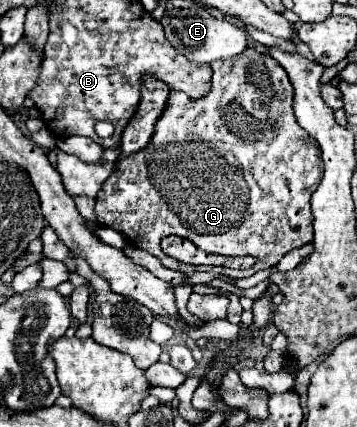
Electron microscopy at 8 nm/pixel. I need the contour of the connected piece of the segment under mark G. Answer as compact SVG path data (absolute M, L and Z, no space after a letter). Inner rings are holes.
M247 49L233 59L211 63L211 67L213 67L213 81L211 81L211 91L205 97L189 99L187 95L181 95L177 91L169 93L169 107L165 107L165 115L161 115L161 119L157 121L157 131L153 135L153 139L149 141L149 147L145 147L145 151L139 151L139 155L129 155L129 159L121 157L121 163L117 163L117 171L113 171L113 175L105 181L101 195L97 195L95 213L97 213L101 225L123 233L127 237L127 241L131 241L135 247L141 247L141 249L149 251L151 255L159 257L159 261L169 269L181 269L183 265L177 263L177 259L173 259L161 251L161 239L167 235L187 237L189 241L193 241L199 249L203 249L207 253L257 257L257 267L249 267L245 271L225 273L233 279L239 279L239 277L249 277L249 275L253 275L265 267L277 265L281 261L281 257L287 255L291 249L313 241L313 215L311 215L311 203L309 201L311 201L313 189L321 181L321 155L319 155L317 141L309 139L309 135L305 135L305 131L301 131L299 123L295 121L291 81L287 77L285 69L273 57L259 53L255 49Z

